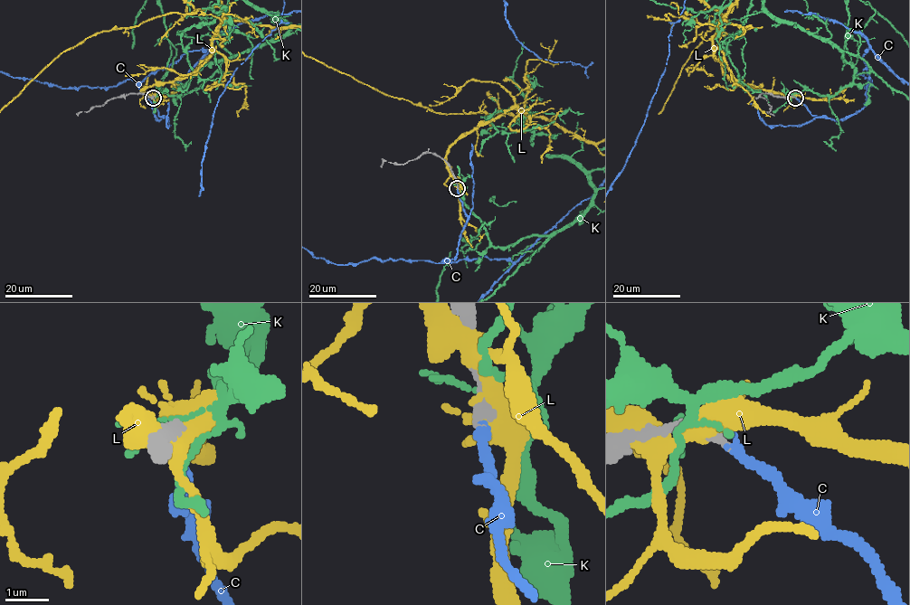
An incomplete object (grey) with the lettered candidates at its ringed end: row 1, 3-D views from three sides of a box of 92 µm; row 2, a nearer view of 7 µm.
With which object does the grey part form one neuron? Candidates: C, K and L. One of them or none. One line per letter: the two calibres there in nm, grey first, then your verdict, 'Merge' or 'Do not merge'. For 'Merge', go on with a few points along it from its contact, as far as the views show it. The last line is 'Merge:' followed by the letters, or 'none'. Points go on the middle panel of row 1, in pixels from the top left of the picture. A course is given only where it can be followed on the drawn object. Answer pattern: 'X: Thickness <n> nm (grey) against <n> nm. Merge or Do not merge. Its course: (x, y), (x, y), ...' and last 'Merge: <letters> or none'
C: Thickness 240 nm (grey) against 240 nm. Merge
K: Thickness 300 nm (grey) against 80 nm. Do not merge
L: Thickness 190 nm (grey) against 380 nm. Do not merge
Merge: C

